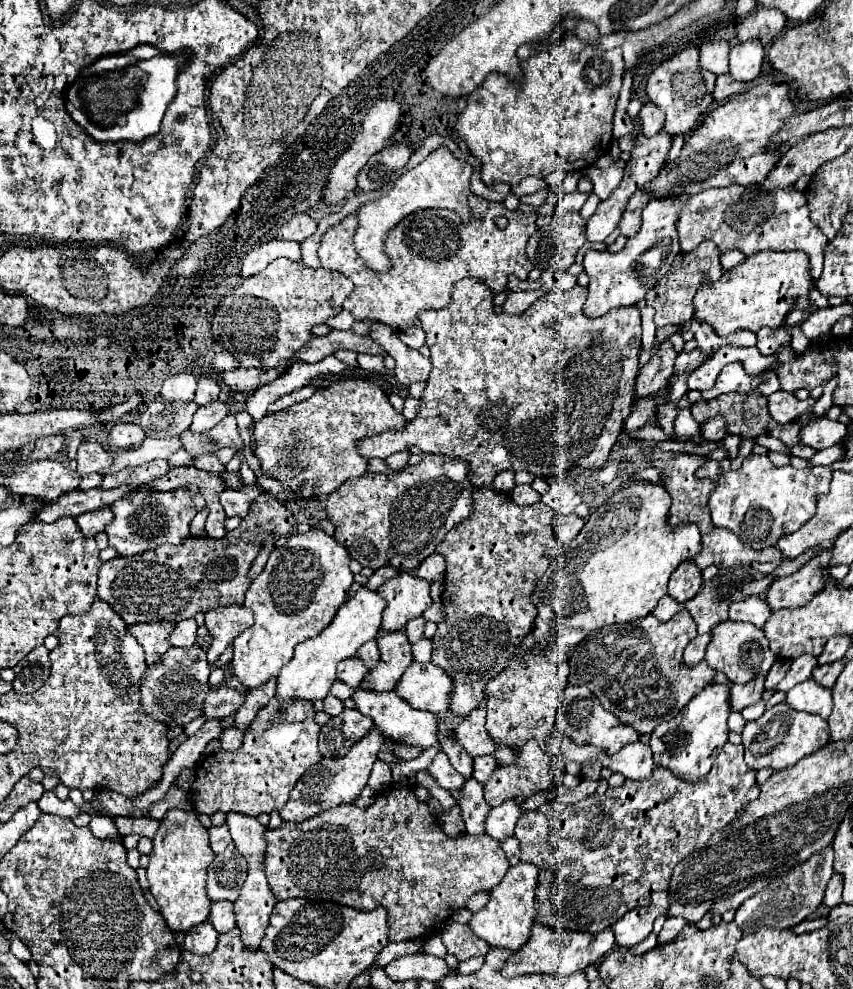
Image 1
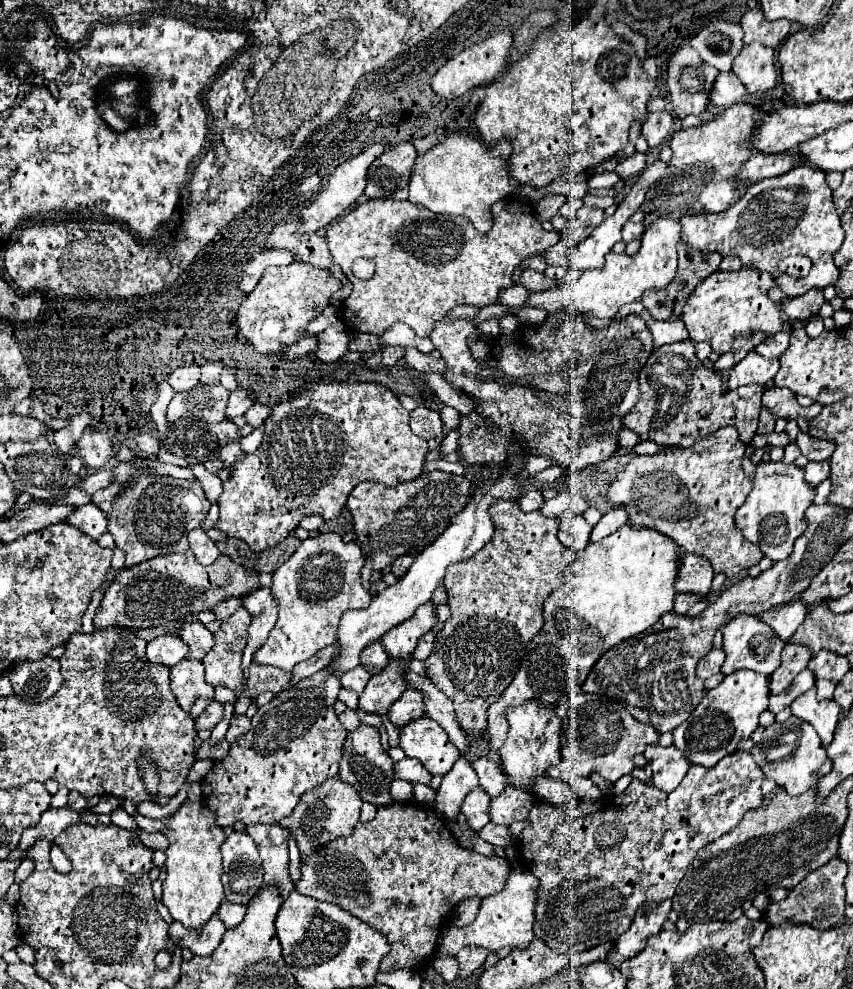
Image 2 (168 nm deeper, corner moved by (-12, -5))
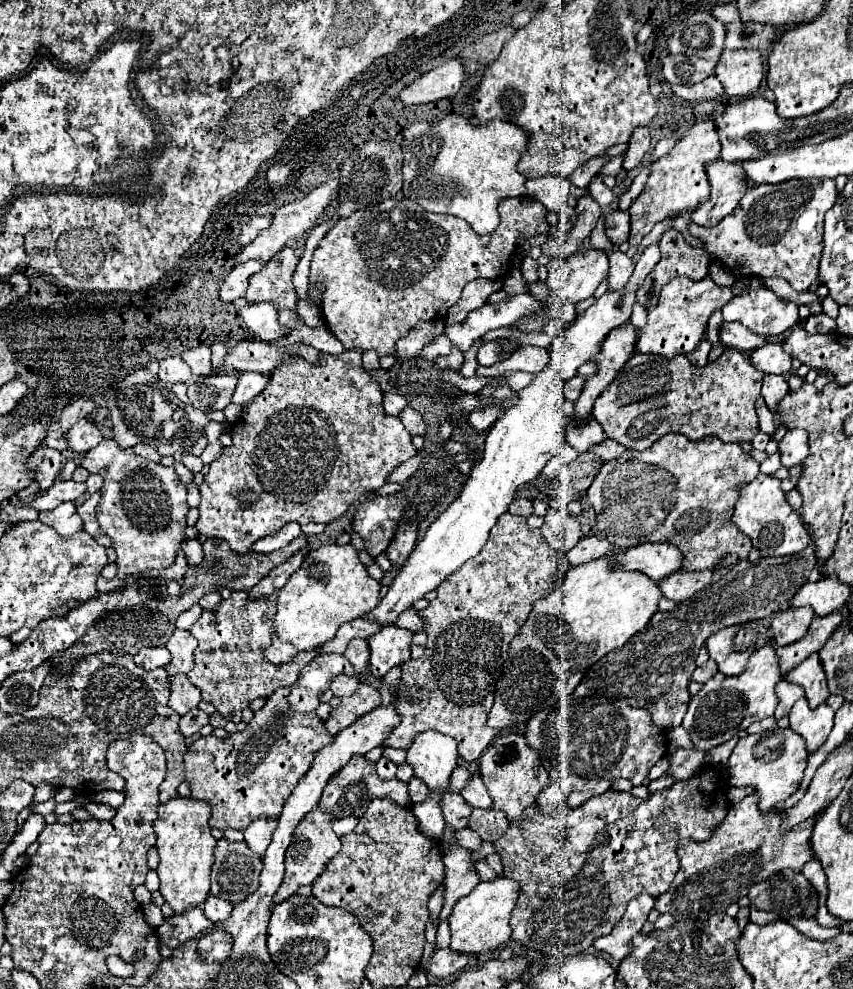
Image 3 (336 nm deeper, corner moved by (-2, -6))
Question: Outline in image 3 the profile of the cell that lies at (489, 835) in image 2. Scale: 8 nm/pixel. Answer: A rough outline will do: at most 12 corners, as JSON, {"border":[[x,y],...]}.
{"border":[[470,828],[456,832],[456,842],[468,850],[478,850],[482,838]]}

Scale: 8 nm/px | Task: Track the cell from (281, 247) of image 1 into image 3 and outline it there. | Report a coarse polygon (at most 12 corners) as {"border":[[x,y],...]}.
{"border":[[262,260],[236,264],[220,288],[222,302],[244,298]]}

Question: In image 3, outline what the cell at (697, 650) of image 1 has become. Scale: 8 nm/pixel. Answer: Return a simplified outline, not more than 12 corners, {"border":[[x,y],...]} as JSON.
{"border":[[708,660],[694,670],[692,680],[704,684],[718,672],[716,662]]}

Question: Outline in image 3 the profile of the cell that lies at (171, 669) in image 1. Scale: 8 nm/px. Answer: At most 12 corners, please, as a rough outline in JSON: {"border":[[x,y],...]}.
{"border":[[186,674],[170,678],[168,706],[180,716],[200,704]]}

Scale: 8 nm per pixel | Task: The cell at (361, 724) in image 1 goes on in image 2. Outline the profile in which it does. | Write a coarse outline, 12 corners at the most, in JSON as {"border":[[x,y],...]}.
{"border":[[360,725],[344,743],[338,777],[362,801],[394,803],[392,761],[378,729]]}

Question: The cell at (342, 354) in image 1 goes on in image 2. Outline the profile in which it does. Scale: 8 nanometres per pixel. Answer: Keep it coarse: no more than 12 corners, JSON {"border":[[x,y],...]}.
{"border":[[342,323],[318,335],[314,357],[324,363],[338,361],[348,351]]}

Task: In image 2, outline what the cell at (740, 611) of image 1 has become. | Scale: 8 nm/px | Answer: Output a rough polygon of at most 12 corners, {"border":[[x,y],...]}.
{"border":[[804,601],[758,615],[788,643],[808,615]]}

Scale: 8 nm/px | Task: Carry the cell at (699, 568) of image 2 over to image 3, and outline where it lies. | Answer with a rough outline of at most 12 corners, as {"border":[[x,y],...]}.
{"border":[[640,544],[614,554],[622,568],[654,582],[680,572],[684,554],[670,544]]}

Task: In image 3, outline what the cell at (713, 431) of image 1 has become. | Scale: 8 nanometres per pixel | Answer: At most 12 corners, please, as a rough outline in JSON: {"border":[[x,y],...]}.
{"border":[[726,348],[634,354],[592,418],[646,450],[664,434],[752,442],[762,376]]}

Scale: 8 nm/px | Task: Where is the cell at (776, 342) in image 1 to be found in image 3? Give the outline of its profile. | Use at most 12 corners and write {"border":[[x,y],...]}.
{"border":[[724,322],[720,340],[728,348],[750,352],[768,342],[738,322]]}

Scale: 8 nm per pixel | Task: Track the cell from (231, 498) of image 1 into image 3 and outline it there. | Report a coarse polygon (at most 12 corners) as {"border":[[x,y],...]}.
{"border":[[362,352],[290,358],[200,486],[248,554],[416,454]]}

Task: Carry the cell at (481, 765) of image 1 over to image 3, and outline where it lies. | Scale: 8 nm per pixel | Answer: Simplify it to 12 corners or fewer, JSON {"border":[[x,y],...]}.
{"border":[[472,774],[460,792],[472,808],[490,808],[492,798],[480,778]]}

